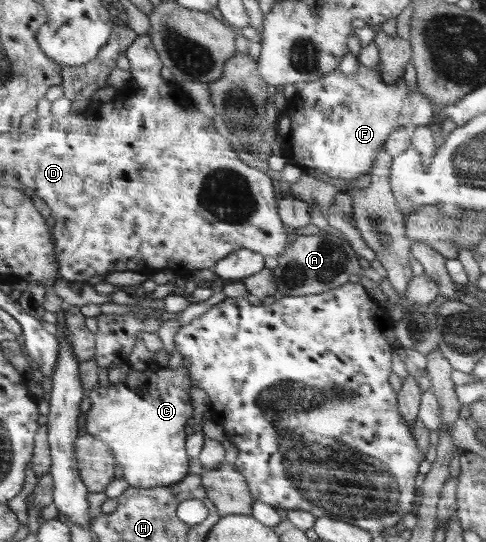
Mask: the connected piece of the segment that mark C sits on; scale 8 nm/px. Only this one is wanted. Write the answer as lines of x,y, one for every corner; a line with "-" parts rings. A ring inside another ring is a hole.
184,366
160,367
155,372
151,372
149,369
136,371
131,368
122,382
109,383
106,386
99,383
98,387
89,392
92,407
86,413
86,430
89,434
101,437
111,445
119,466
123,468
123,478
130,487
173,487
186,479
187,472
189,472
189,457
188,454
185,454
185,438
188,437
185,434
185,426
193,414
191,398
189,398
191,386
190,374

